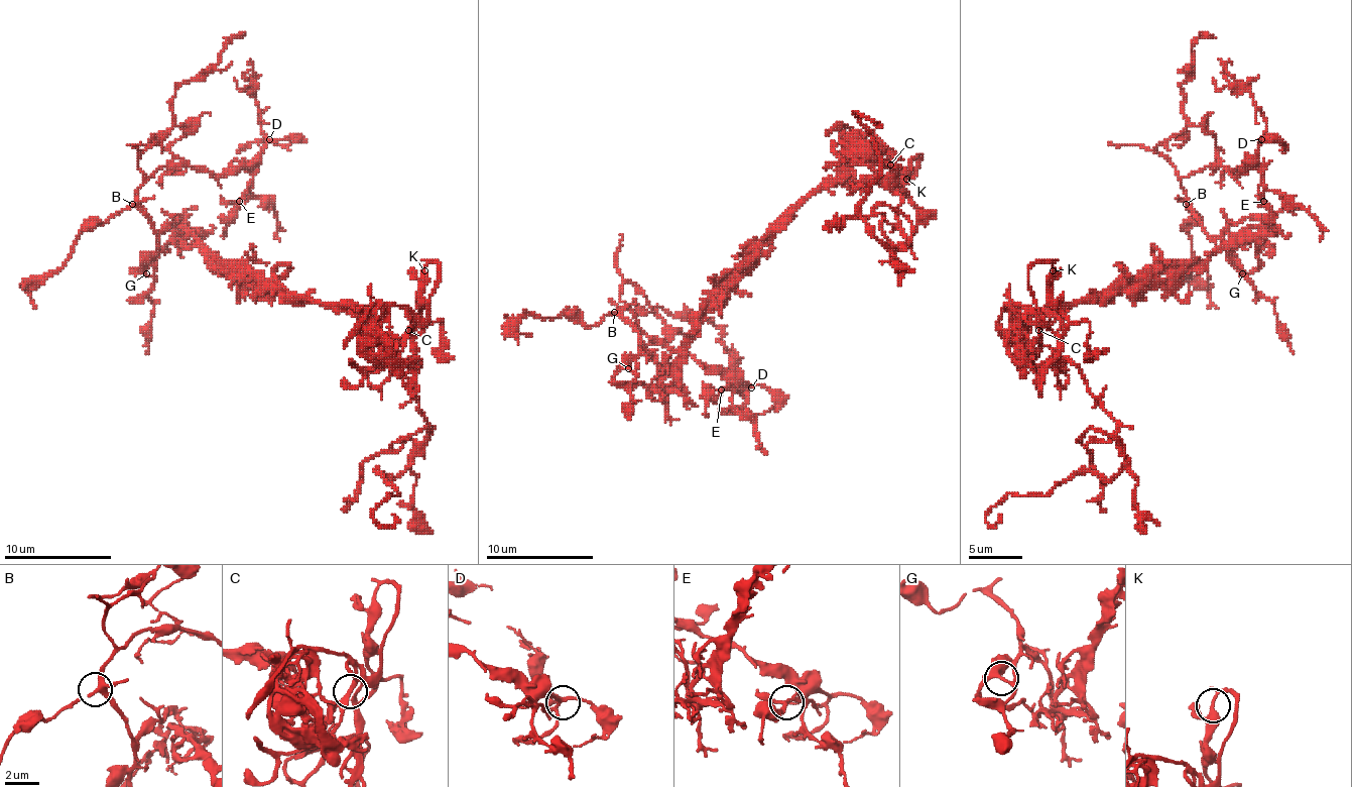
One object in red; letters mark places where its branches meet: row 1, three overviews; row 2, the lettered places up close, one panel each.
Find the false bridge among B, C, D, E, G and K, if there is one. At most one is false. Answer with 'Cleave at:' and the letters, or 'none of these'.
Cleave at: none of these

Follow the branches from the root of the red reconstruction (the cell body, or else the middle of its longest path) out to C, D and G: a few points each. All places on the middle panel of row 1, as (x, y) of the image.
C: (751, 253), (813, 192), (826, 187), (858, 148), (876, 164), (890, 164)
D: (751, 253), (698, 320), (665, 389), (620, 312), (628, 307), (649, 336), (751, 387)
G: (751, 253), (751, 264), (698, 320), (698, 328), (646, 387), (628, 387), (614, 379), (622, 368), (628, 368)

